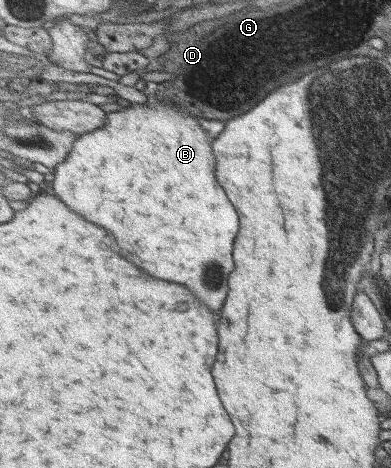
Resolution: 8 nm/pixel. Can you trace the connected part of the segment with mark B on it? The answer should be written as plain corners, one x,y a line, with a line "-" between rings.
148,83
142,88
147,97
145,104
132,104
127,108
122,108
119,111
108,113
106,123
101,128
96,129
92,133
79,135
75,141
70,156
66,162
58,165
56,170
52,172
54,175
54,193
66,203
70,205
70,209
78,211
80,215
84,215
88,221
94,221
96,225
106,227
122,245
122,249
128,253
128,257
142,269
146,269
148,273
152,273
158,279
166,279
166,281
174,281
174,283
184,283
188,285
198,299
202,299
210,309
218,311
224,307
224,301
228,297
228,275
234,271
234,239
238,237
238,229
242,229
240,217
232,205
232,201
228,199
226,191
222,189
222,185
216,181
216,157
214,157
214,149
212,149
212,141
208,137
208,133
202,127
198,118
188,112
188,109
177,103
168,103
168,105
158,99
158,85

